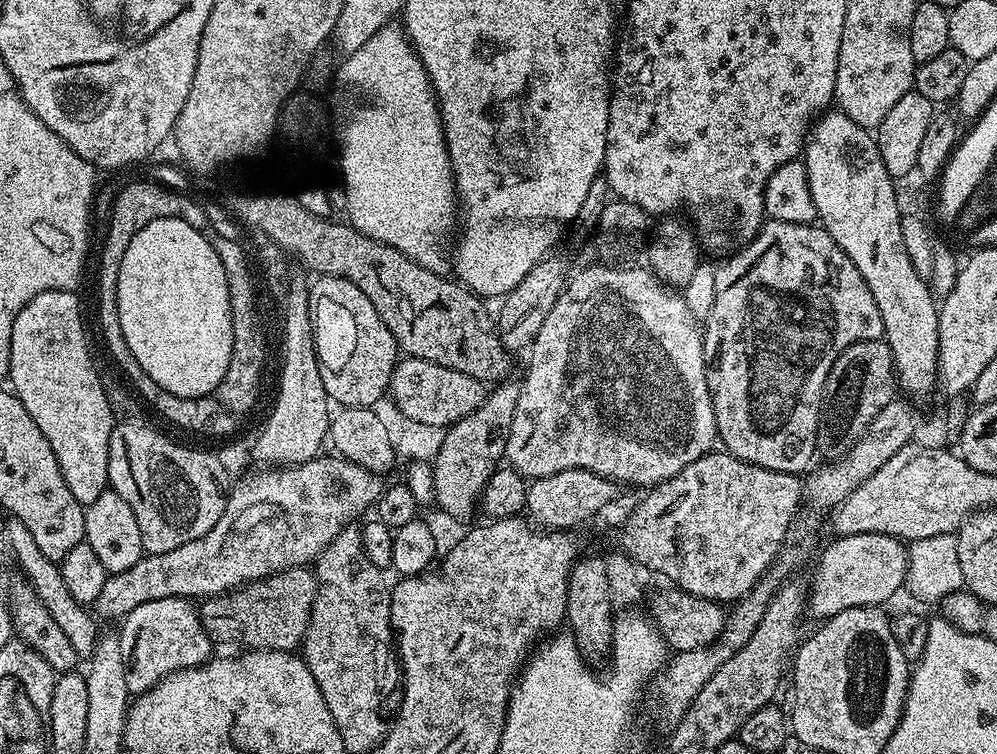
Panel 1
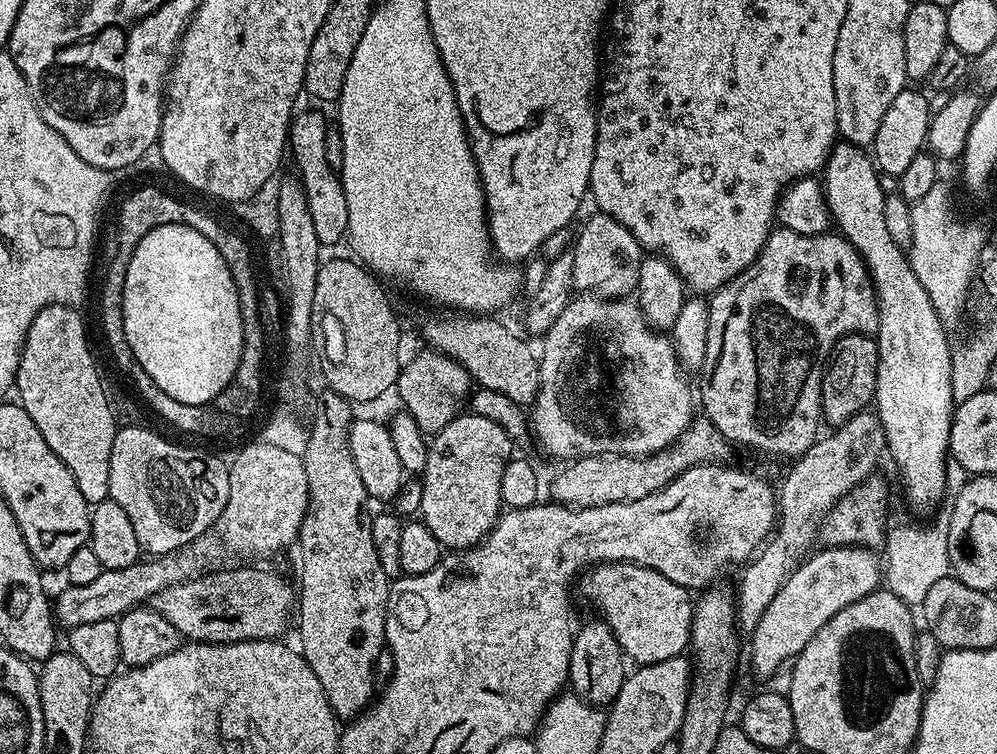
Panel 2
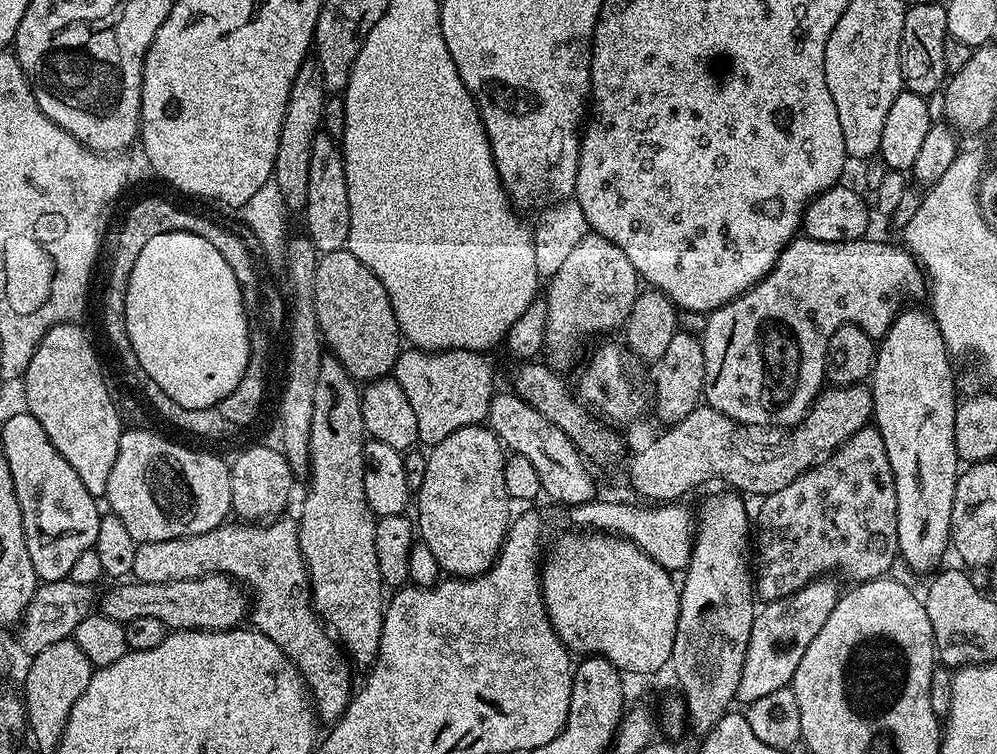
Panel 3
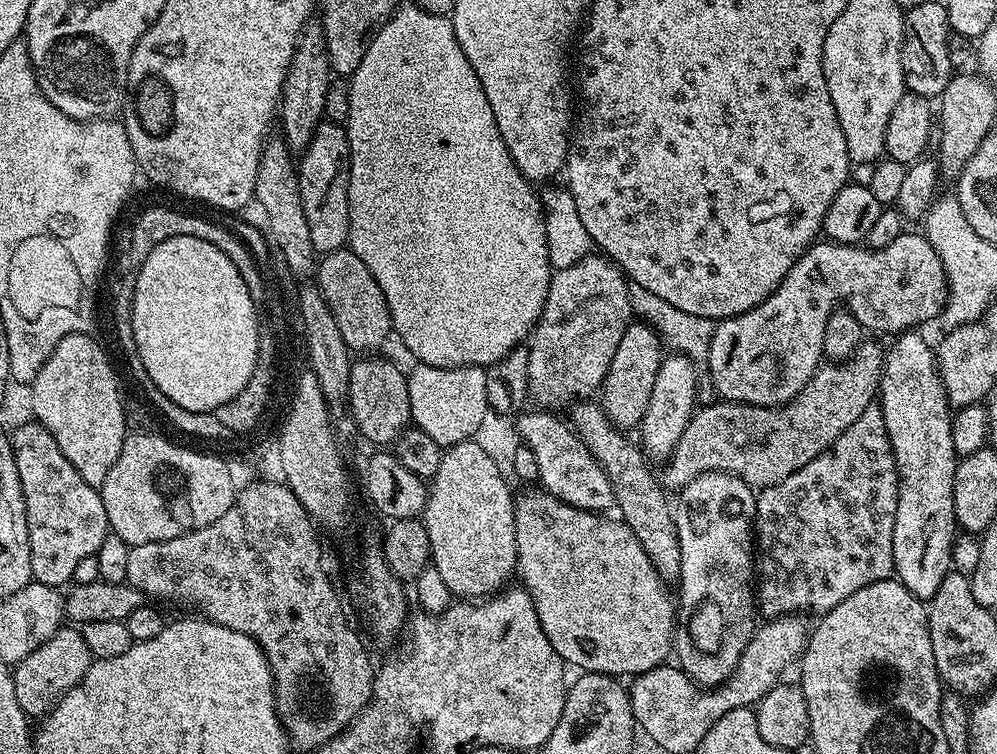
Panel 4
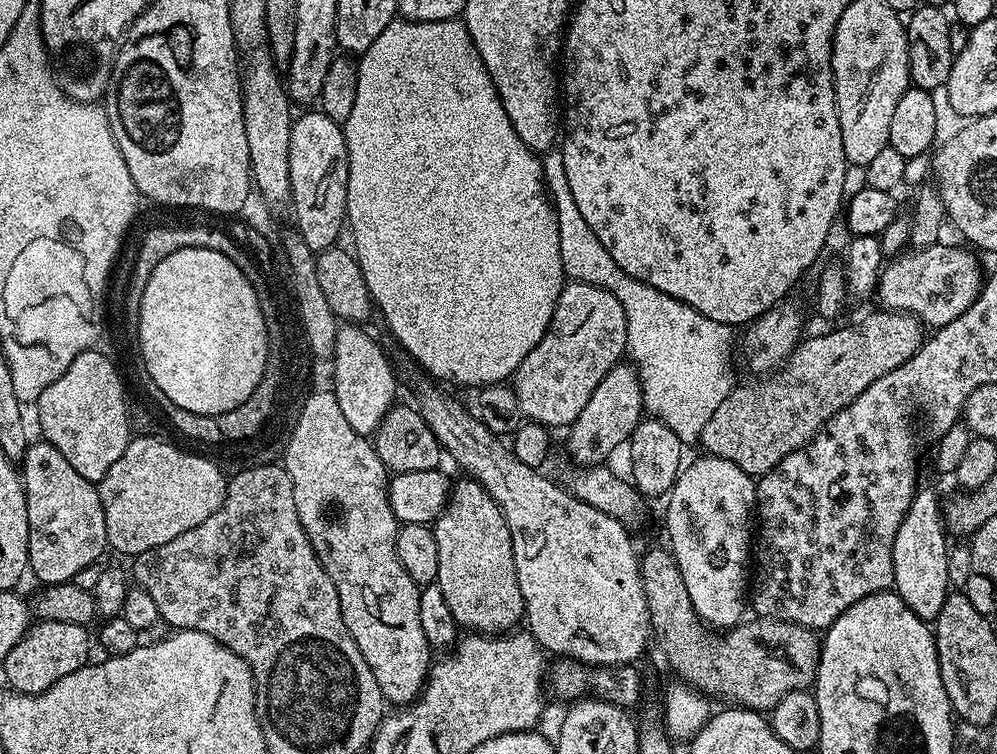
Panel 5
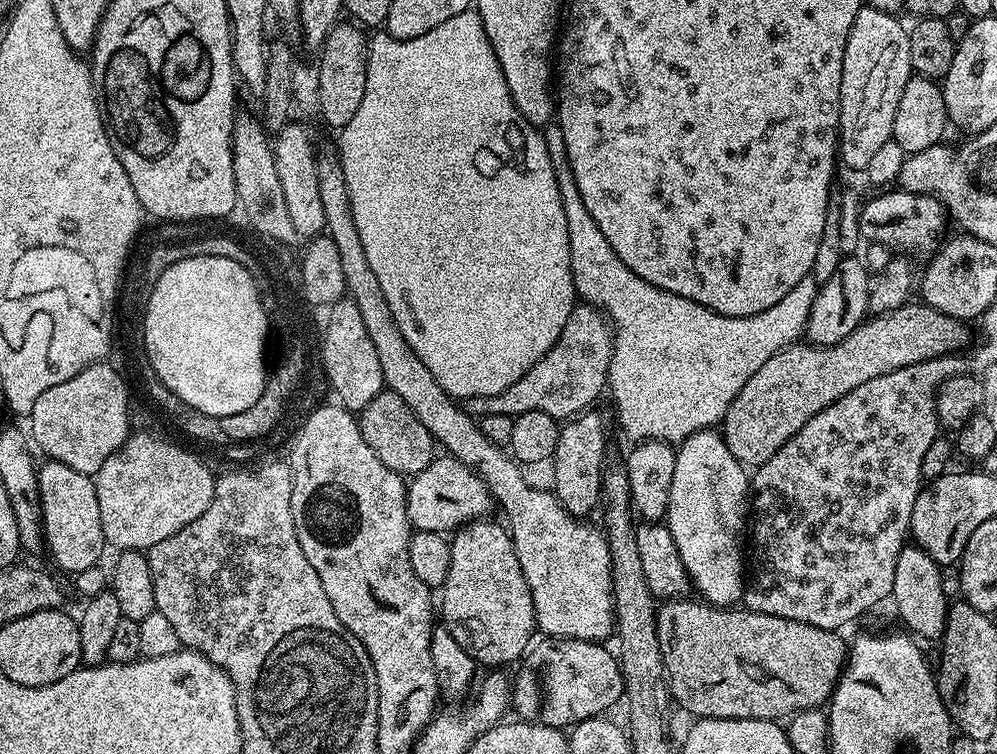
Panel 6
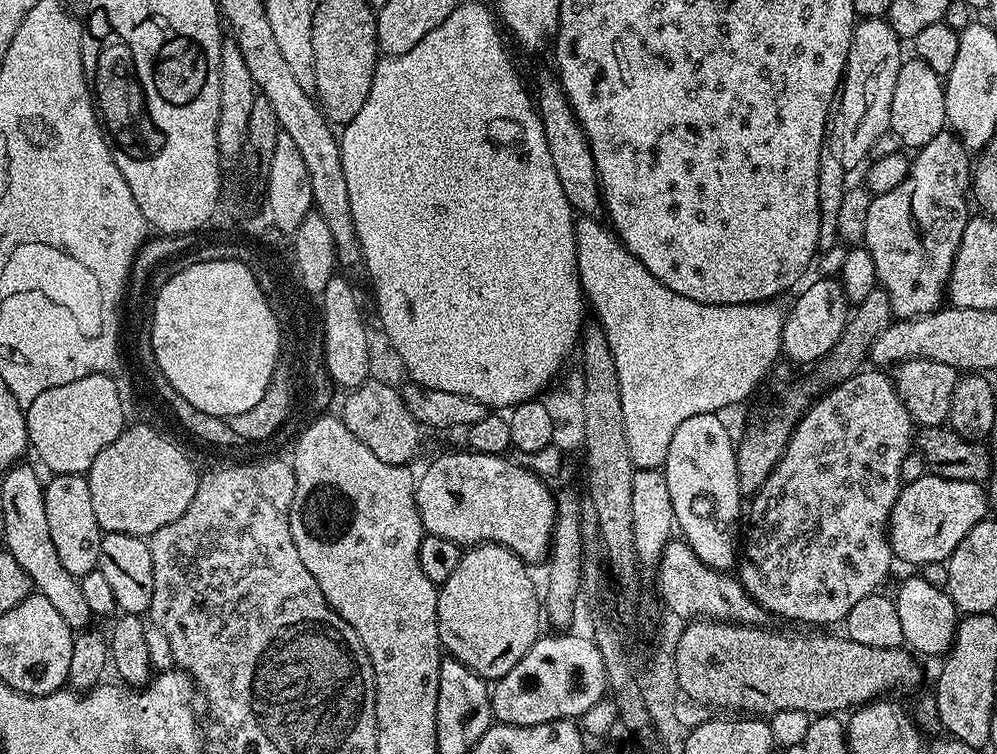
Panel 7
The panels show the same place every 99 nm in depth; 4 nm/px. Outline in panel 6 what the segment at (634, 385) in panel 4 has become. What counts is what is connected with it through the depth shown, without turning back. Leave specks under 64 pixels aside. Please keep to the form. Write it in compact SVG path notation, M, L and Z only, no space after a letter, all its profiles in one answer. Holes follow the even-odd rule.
M588 410L569 419L558 434L558 446L550 461L552 484L556 496L572 516L591 517L591 512L601 507L604 483L604 455L608 452L608 424L597 410Z

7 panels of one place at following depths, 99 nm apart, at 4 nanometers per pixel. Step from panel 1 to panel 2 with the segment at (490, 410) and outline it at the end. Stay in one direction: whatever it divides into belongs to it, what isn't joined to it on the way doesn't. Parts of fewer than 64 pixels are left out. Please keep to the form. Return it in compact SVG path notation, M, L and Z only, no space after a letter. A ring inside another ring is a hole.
M457 414L444 429L431 437L428 446L428 461L422 473L424 484L419 485L422 506L418 516L430 530L430 534L434 534L434 538L438 538L438 542L445 549L463 550L479 544L500 519L502 474L513 455L512 444L514 444L513 437L508 436L506 430L498 426L498 422L485 416L471 414L465 414L465 416Z

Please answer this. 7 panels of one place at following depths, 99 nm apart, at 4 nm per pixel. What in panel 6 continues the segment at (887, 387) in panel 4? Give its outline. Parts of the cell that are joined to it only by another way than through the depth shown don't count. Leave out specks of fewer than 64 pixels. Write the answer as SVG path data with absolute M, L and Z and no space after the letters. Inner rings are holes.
M906 546L898 554L898 566L894 566L894 586L890 597L896 603L896 612L905 629L913 637L925 636L928 640L939 641L944 635L950 600L942 592L941 565L928 552L915 546Z

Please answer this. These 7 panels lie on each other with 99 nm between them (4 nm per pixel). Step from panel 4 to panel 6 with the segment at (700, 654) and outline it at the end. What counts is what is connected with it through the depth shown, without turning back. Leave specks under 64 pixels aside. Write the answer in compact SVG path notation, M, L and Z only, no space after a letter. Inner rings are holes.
M716 430L690 434L676 448L674 482L670 482L670 502L666 523L678 546L678 554L688 572L691 587L701 592L707 603L717 608L736 606L743 601L746 587L746 509L750 504L750 476L745 465L730 454L723 435Z

